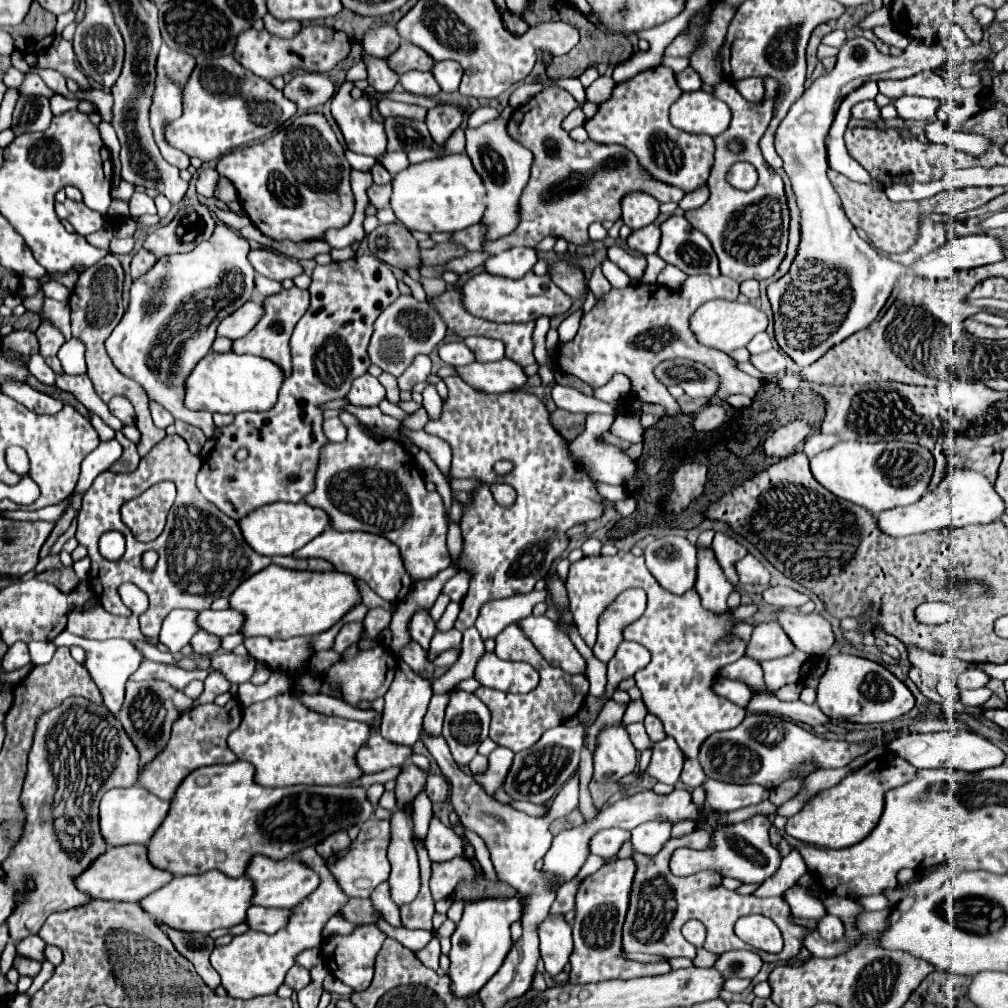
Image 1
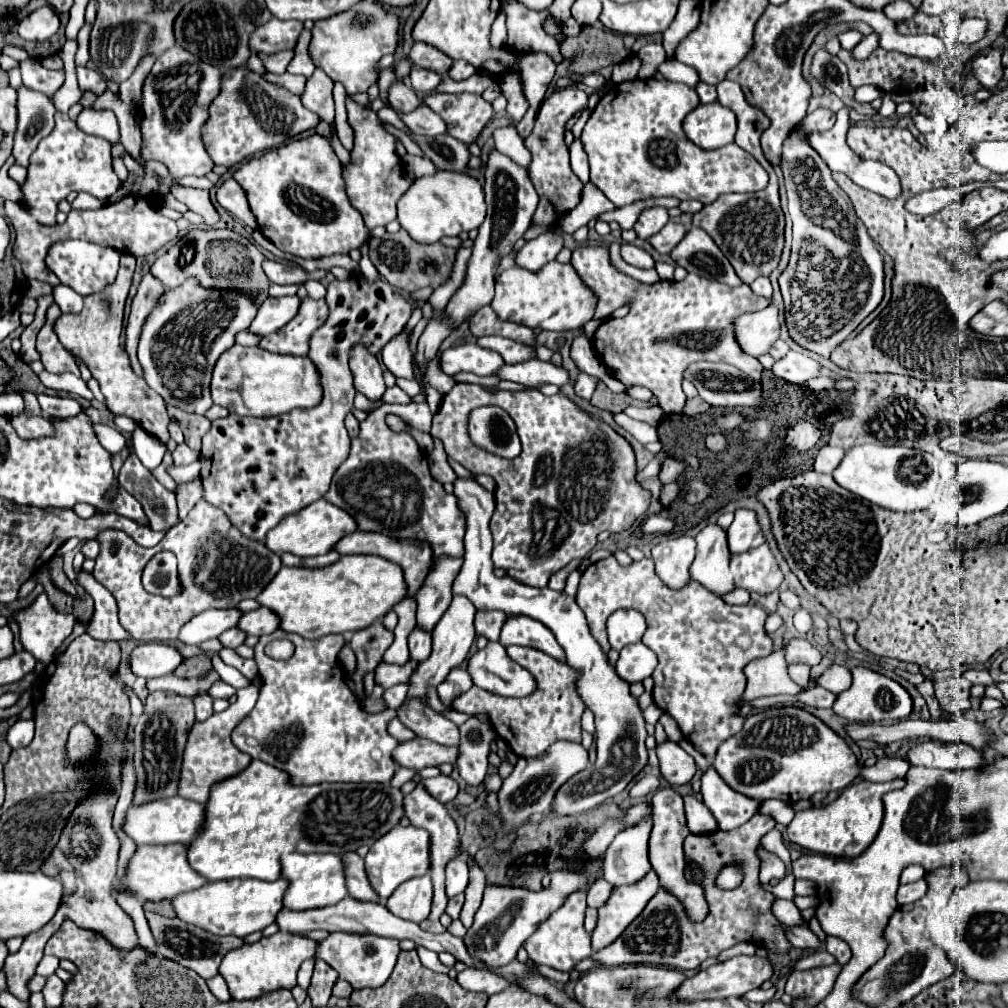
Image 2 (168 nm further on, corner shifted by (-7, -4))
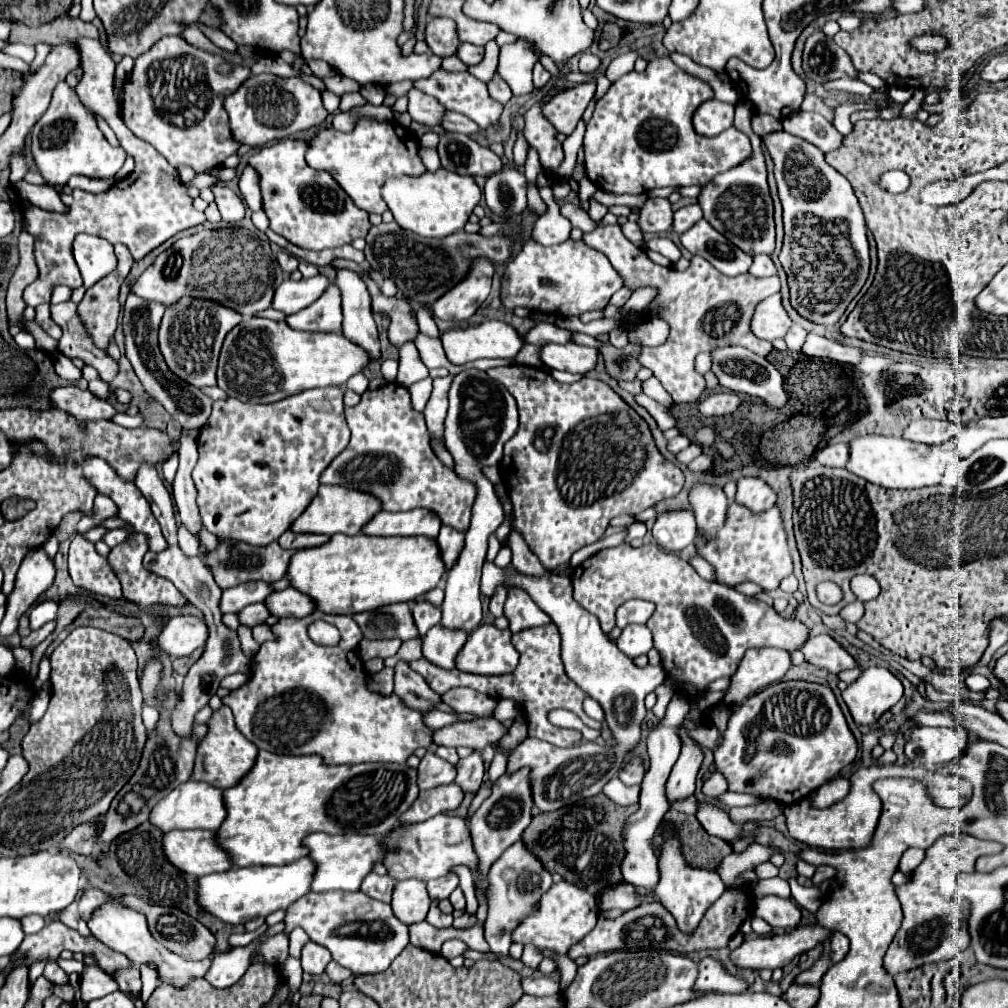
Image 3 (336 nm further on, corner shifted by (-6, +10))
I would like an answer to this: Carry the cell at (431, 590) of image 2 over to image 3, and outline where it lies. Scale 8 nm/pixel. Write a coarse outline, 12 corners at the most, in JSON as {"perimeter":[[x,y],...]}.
{"perimeter":[[442,525],[438,545],[450,567],[462,551],[458,529]]}

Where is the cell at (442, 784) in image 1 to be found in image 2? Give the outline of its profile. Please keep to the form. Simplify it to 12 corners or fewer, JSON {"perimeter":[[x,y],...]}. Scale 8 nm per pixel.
{"perimeter":[[443,775],[423,779],[437,801],[453,801],[457,783]]}

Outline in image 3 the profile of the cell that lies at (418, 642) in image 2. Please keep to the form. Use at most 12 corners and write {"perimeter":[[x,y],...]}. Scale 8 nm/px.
{"perimeter":[[426,599],[412,603],[412,616],[418,631],[426,635],[440,623],[440,607]]}

